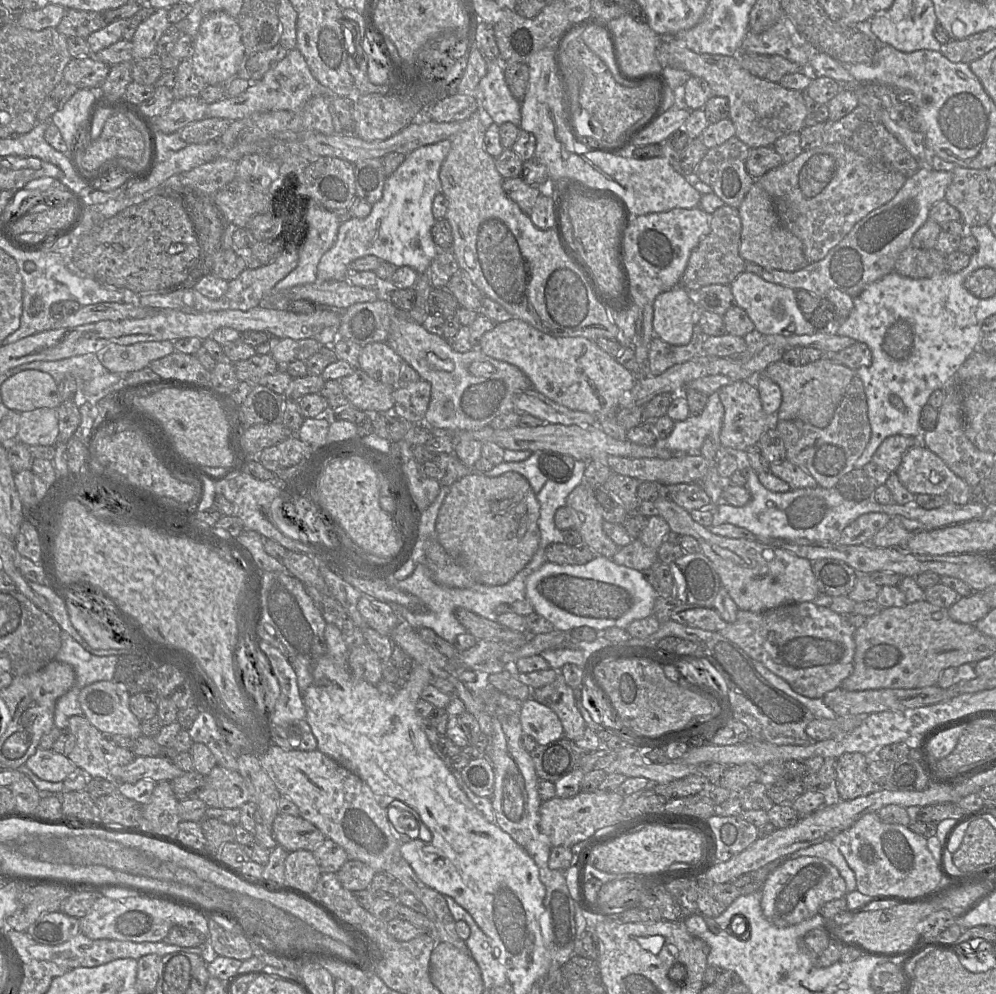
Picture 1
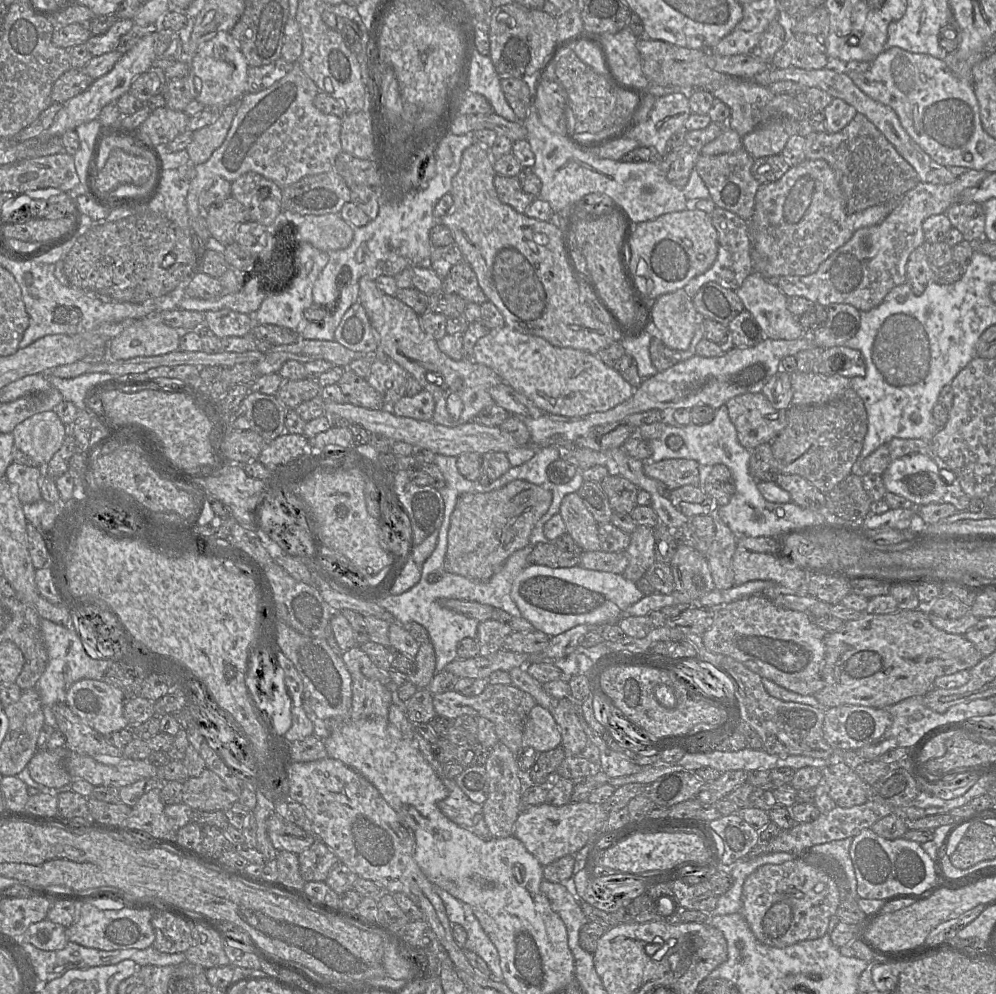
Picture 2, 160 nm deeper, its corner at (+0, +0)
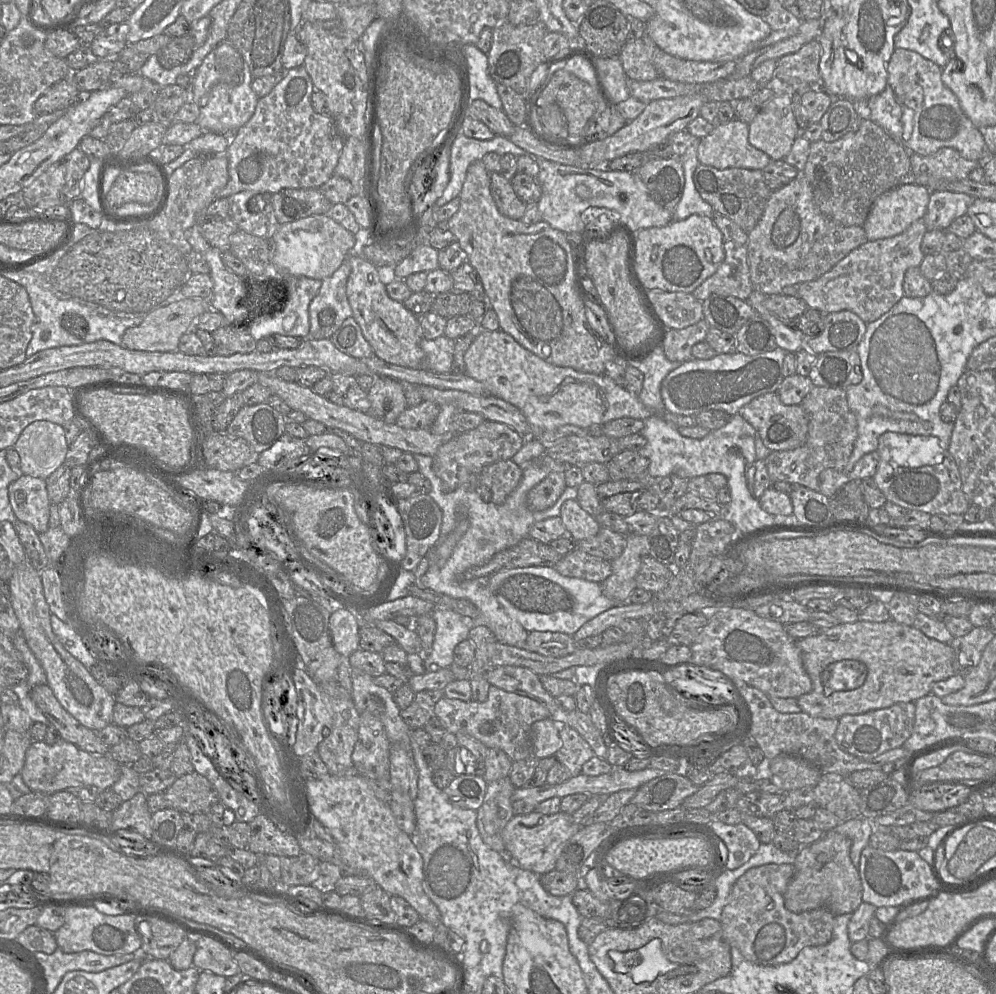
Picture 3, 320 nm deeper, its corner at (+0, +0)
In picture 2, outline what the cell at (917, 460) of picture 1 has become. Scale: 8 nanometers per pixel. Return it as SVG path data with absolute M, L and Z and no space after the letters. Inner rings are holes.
M894 438L888 443L890 464L882 474L887 492L900 495L913 503L913 507L920 507L930 503L949 503L957 511L967 511L970 497L962 490L961 485L949 466L931 450L928 442L921 439Z

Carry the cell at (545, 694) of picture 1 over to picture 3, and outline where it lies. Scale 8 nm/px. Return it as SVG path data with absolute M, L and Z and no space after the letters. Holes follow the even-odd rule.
M559 725L561 747L556 752L556 761L563 764L570 777L581 773L583 764L595 754L586 740L569 725Z

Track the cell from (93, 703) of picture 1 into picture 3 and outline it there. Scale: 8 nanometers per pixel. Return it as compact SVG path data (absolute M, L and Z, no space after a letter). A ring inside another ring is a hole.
M28 558L14 567L9 586L10 601L20 623L20 631L42 666L48 686L63 708L93 731L112 723L112 712L116 704L114 695L96 681L89 669L73 657L54 634L51 626L52 613L44 596L40 572L35 570Z

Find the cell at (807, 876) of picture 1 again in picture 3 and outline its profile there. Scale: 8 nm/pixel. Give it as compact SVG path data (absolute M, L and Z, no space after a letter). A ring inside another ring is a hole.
M765 864L745 872L733 885L723 908L720 924L724 939L736 947L743 957L758 965L776 966L791 962L801 950L809 946L827 944L832 938L835 916L826 908L793 913L784 905L784 893L794 875L792 864Z

